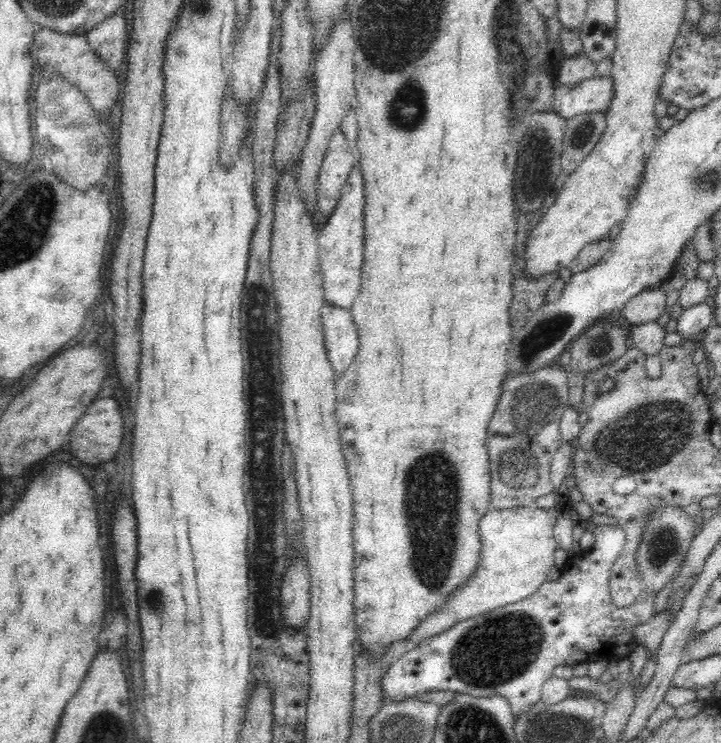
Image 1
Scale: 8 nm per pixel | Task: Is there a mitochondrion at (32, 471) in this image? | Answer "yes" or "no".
no

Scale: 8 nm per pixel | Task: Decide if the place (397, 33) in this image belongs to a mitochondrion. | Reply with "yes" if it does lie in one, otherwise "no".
yes

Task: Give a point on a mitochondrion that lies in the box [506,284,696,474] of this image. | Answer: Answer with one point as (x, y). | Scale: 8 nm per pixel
(550, 329)

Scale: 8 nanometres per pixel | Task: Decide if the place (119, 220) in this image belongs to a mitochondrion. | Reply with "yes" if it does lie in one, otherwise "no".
no

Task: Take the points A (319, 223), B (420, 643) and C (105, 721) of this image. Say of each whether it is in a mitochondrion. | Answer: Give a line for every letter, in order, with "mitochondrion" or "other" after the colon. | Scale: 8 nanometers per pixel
A: other
B: other
C: mitochondrion

